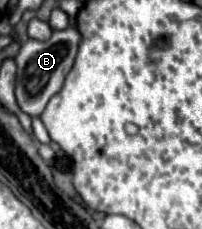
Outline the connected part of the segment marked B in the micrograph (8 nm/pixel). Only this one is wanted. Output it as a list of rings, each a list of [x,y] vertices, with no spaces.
[[[70,17],[70,23],[66,29],[62,31],[52,31],[50,39],[46,41],[34,41],[28,39],[18,55],[16,55],[16,65],[18,65],[18,75],[16,75],[16,99],[18,105],[24,113],[28,113],[30,117],[40,115],[46,107],[46,103],[50,101],[52,95],[56,95],[68,75],[68,71],[74,65],[76,53],[78,53],[78,45],[82,41],[82,35],[78,31],[78,17]]]

